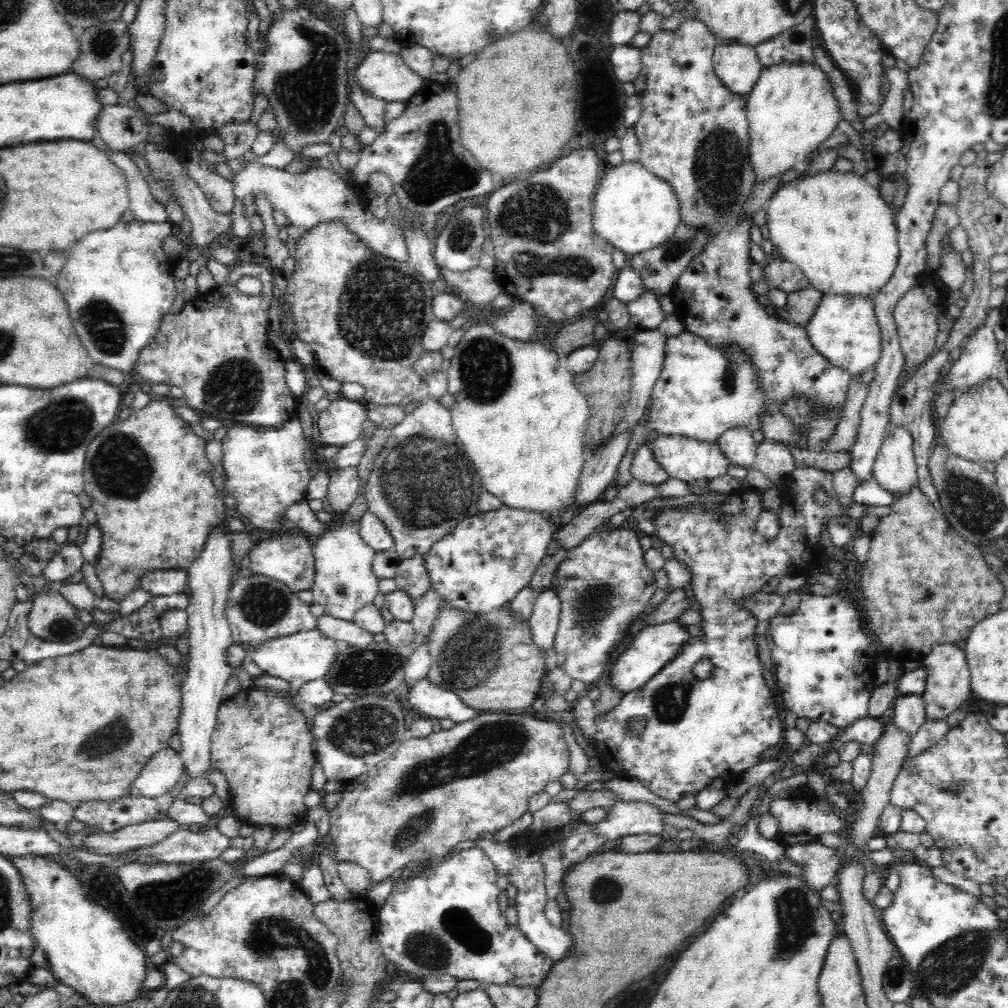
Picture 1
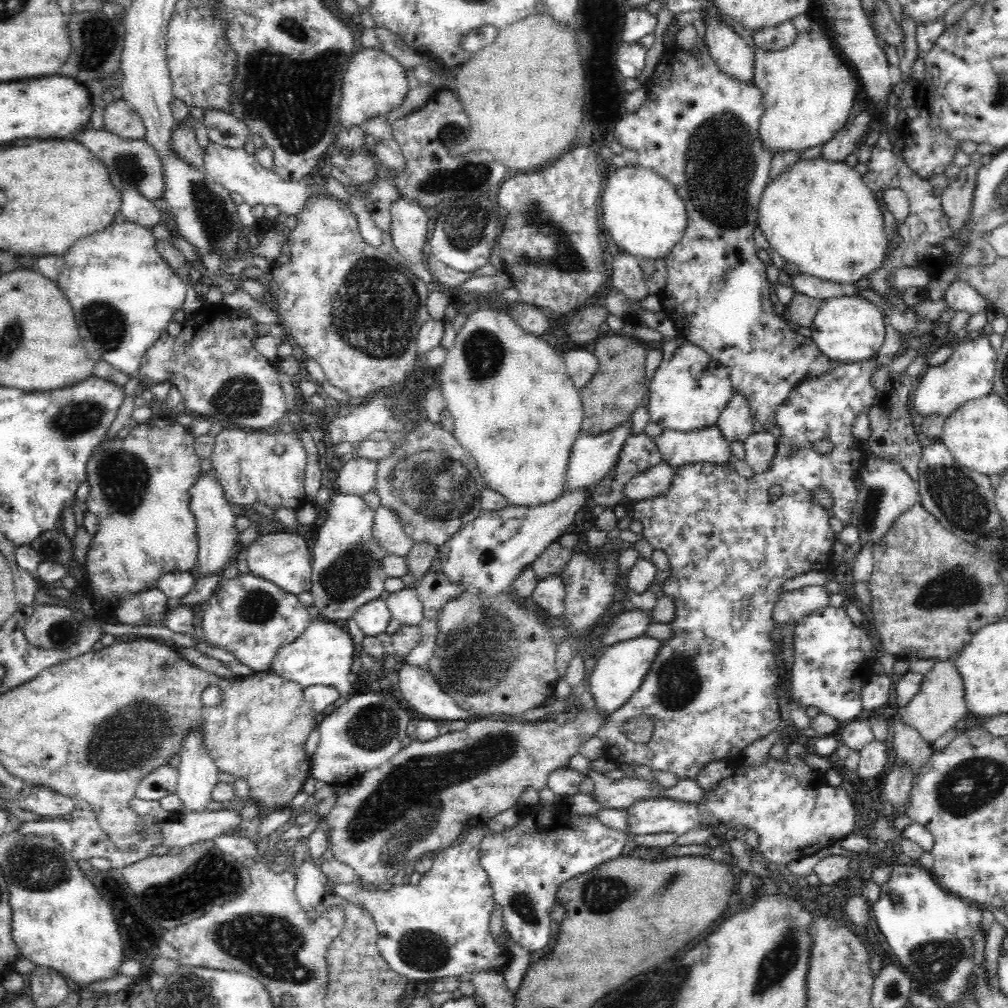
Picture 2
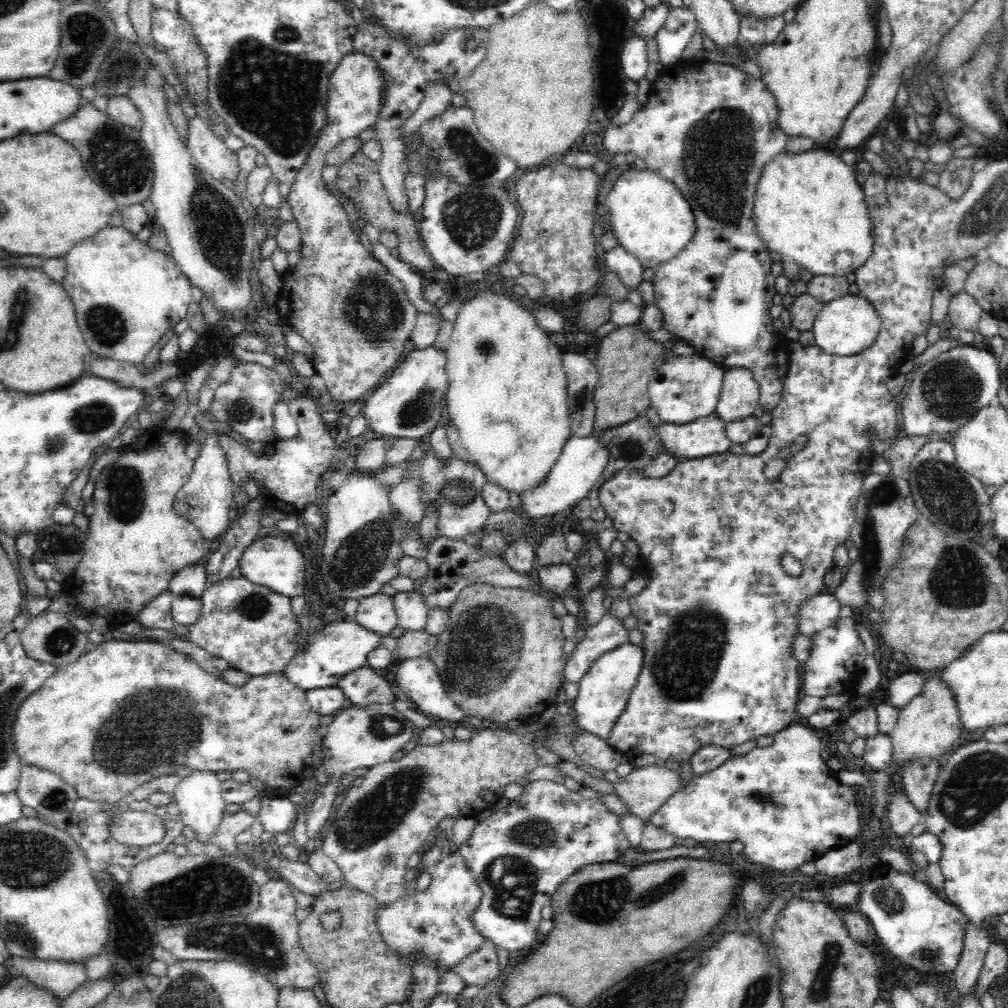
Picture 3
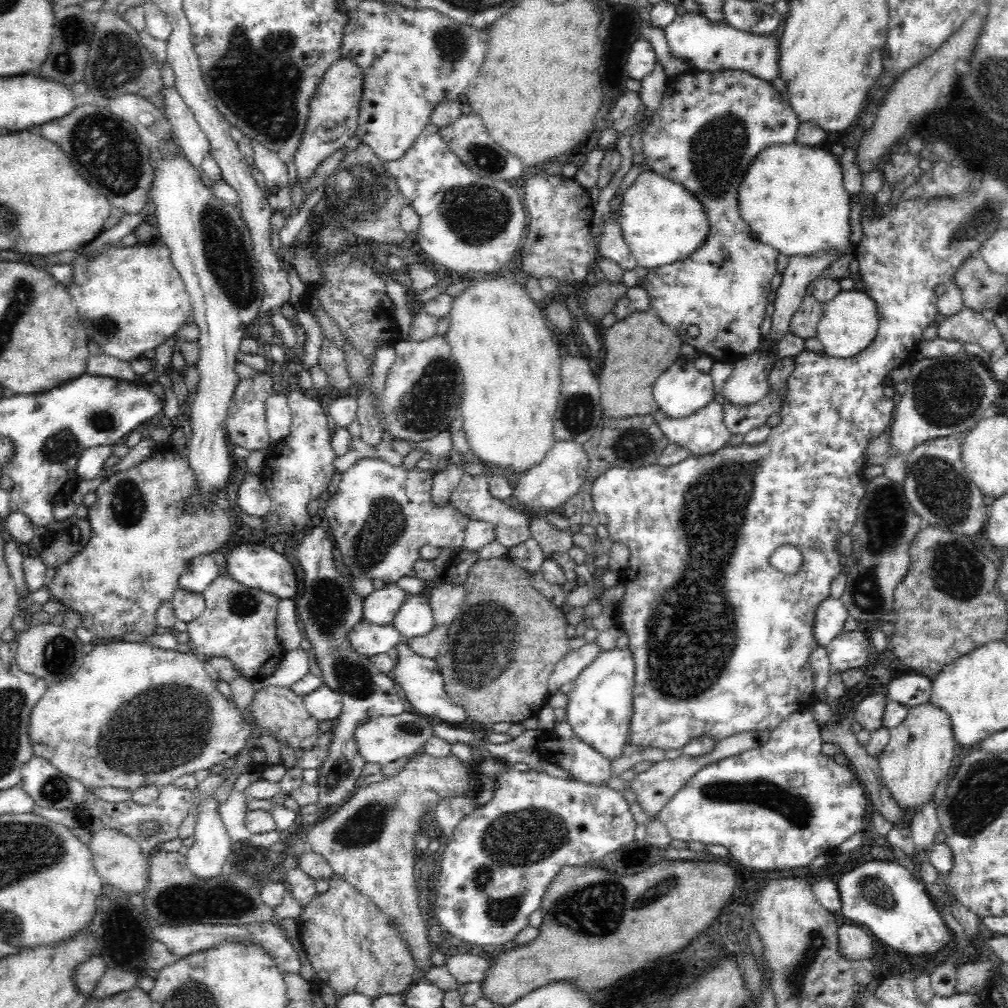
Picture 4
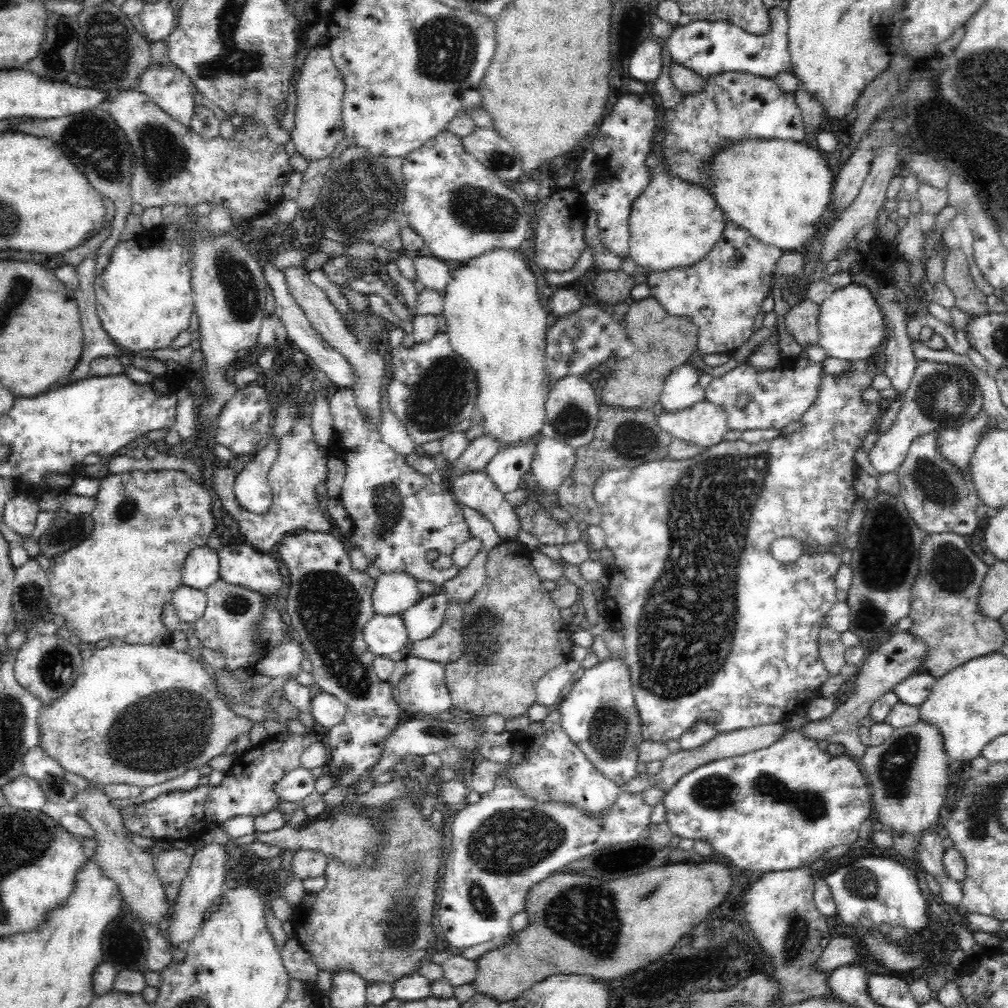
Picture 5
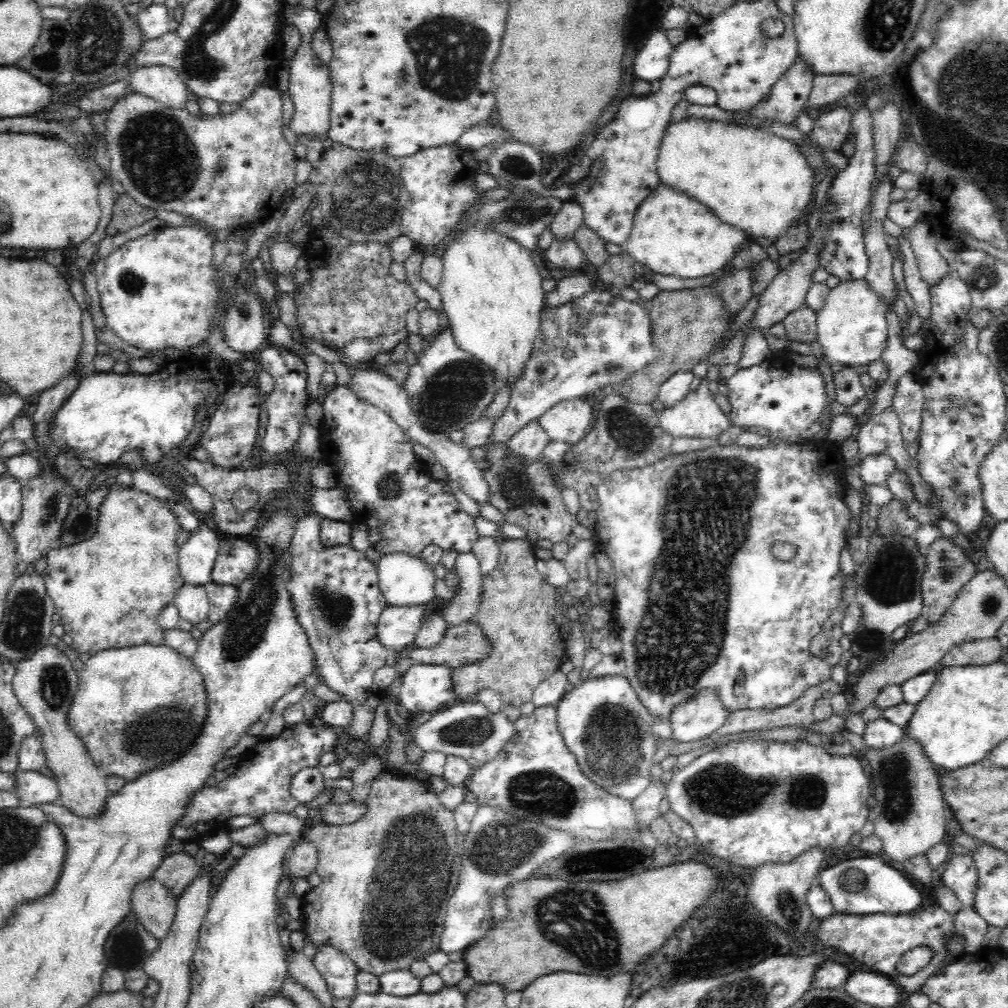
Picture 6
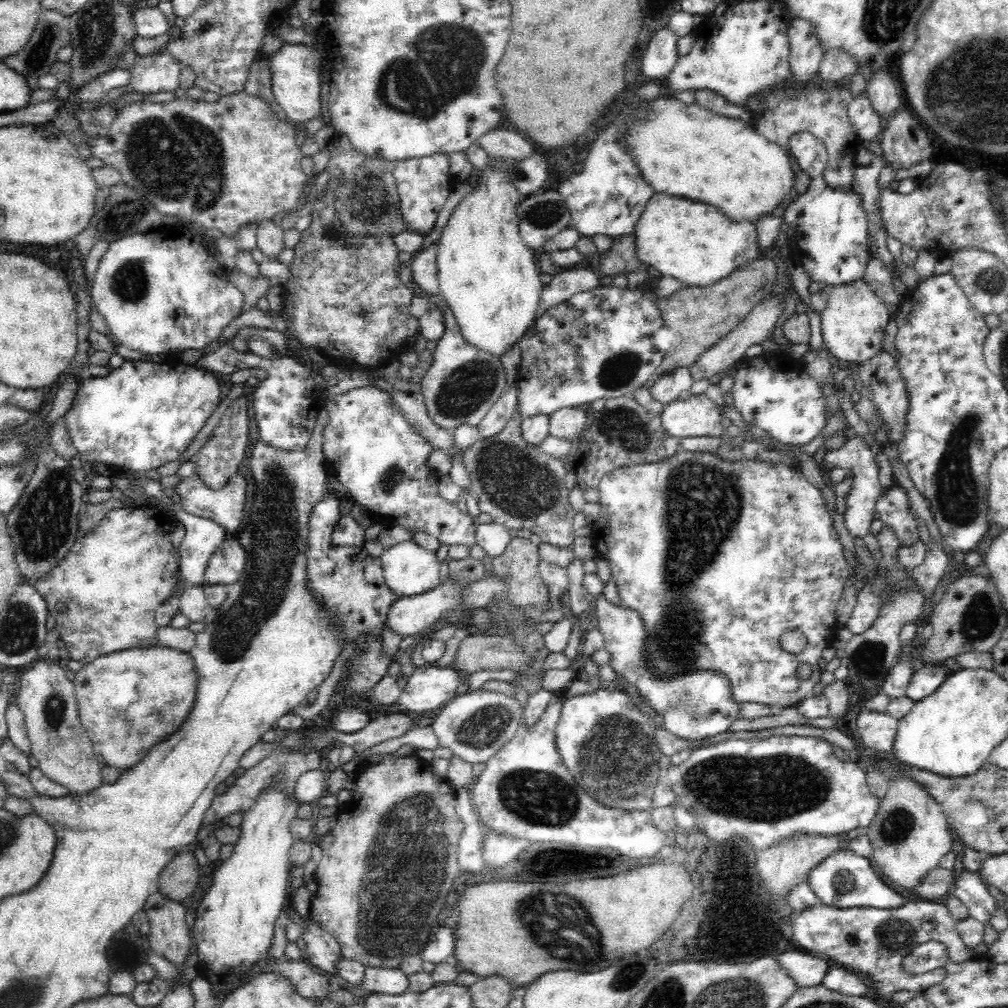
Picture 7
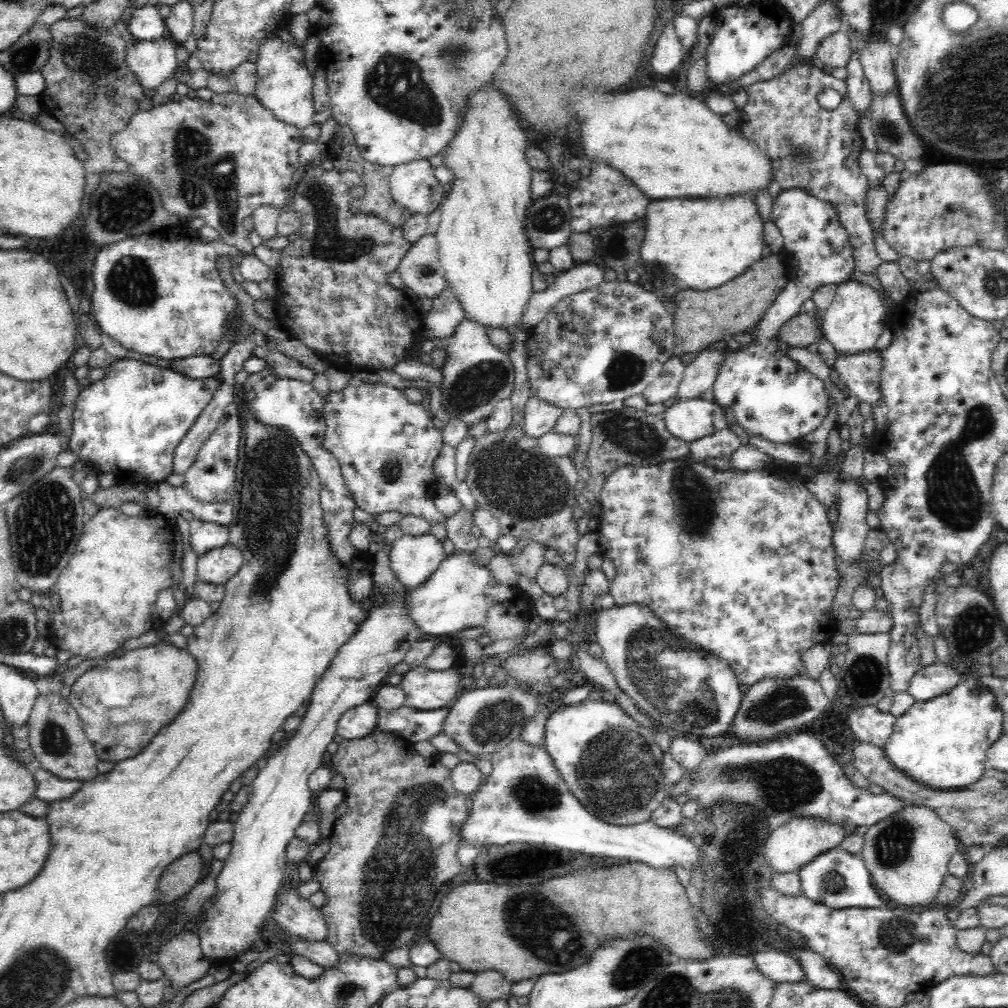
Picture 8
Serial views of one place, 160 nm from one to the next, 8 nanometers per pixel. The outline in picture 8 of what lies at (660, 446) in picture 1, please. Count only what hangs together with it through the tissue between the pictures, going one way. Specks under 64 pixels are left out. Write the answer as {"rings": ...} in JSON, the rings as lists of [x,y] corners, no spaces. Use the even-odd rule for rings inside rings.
{"rings":[[[697,397],[677,401],[665,410],[663,417],[672,436],[693,443],[715,433],[714,412],[715,404],[711,400]]]}

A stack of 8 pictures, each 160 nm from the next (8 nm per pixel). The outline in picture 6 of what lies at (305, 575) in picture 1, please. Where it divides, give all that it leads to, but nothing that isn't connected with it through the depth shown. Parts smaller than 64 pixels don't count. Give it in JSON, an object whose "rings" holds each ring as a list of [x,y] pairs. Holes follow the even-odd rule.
{"rings":[[[226,538],[220,542],[210,578],[214,584],[236,587],[258,566],[258,553],[252,543],[244,542],[242,538]]]}

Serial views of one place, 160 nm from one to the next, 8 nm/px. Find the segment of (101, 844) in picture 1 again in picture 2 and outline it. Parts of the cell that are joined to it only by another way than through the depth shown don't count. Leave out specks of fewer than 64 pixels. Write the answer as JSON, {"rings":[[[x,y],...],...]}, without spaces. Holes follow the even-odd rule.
{"rings":[[[228,809],[196,814],[182,813],[176,815],[168,826],[162,827],[162,845],[182,850],[204,840],[226,836],[229,831],[234,835],[242,820],[240,813]]]}

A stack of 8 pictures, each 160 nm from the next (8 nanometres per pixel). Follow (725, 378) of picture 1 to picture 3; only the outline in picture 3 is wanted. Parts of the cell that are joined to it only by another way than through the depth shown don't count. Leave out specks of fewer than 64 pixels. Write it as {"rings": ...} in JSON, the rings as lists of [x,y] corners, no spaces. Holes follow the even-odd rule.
{"rings":[[[699,354],[684,358],[671,355],[656,370],[649,382],[648,394],[652,408],[664,423],[688,424],[715,412],[722,389],[724,368]]]}

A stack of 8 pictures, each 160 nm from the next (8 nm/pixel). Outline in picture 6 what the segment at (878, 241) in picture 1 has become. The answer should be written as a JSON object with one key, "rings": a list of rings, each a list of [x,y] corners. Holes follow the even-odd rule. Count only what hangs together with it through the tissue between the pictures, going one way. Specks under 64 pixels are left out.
{"rings":[[[692,116],[678,121],[670,120],[658,146],[656,173],[660,184],[680,188],[680,192],[688,192],[688,196],[712,208],[712,212],[720,216],[720,220],[747,232],[750,238],[778,238],[780,232],[785,234],[790,228],[790,222],[804,214],[806,206],[810,204],[814,184],[814,171],[794,142],[771,133],[744,128],[742,125],[734,127],[733,124],[722,121]]]}

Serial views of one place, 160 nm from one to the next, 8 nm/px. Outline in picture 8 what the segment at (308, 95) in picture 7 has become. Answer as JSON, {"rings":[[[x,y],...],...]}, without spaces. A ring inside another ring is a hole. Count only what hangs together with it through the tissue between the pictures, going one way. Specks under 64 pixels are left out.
{"rings":[[[267,35],[260,40],[256,60],[256,82],[252,96],[264,108],[274,113],[276,119],[304,130],[314,124],[314,103],[312,100],[312,75],[304,65],[302,51],[289,40]]]}

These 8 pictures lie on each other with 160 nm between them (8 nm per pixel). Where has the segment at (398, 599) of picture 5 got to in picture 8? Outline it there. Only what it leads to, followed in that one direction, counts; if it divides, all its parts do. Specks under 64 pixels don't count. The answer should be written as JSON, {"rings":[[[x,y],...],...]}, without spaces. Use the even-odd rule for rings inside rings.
{"rings":[[[430,532],[422,535],[403,535],[397,538],[389,553],[391,567],[398,580],[415,589],[434,572],[444,560],[442,540]]]}

